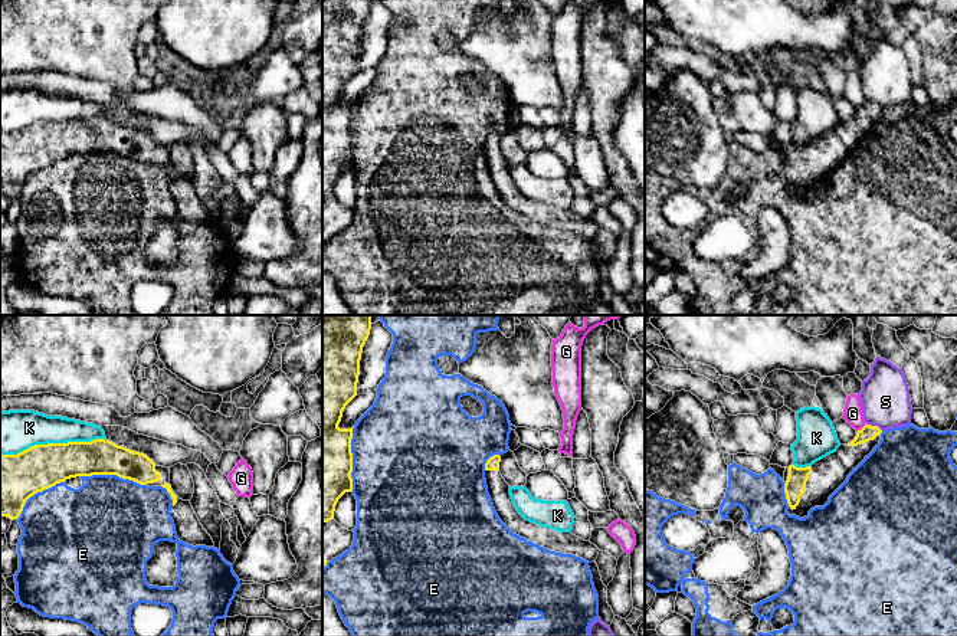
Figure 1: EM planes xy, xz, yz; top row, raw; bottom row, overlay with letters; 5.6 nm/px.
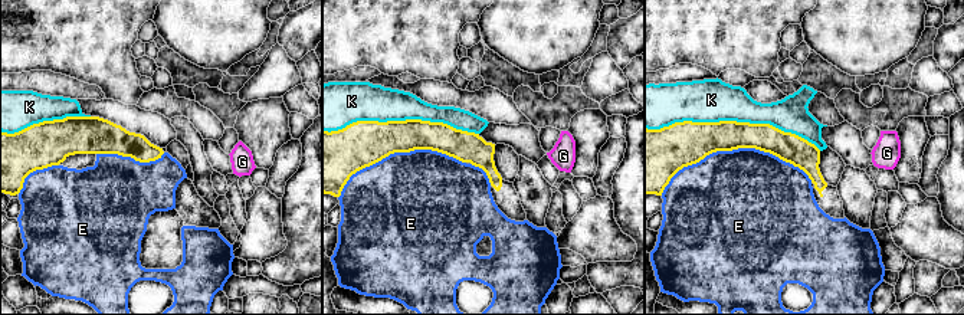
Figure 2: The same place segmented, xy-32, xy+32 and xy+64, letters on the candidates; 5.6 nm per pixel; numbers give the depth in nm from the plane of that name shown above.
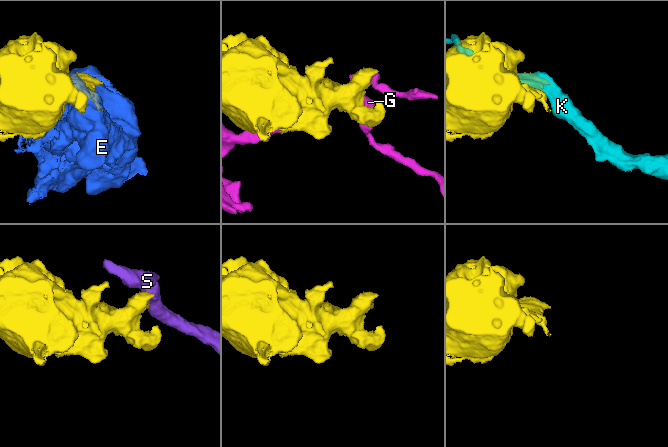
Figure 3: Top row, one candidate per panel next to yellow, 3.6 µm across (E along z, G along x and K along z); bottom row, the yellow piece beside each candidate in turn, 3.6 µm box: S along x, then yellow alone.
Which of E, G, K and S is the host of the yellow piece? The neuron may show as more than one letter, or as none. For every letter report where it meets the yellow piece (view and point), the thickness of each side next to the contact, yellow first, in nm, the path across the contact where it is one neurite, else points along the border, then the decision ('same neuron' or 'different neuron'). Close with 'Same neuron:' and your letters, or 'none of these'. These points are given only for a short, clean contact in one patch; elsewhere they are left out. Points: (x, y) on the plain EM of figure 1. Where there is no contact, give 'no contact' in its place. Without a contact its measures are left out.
E: xy (114, 151) | 200/480 nm | different neuron
G: yz (862, 105) | 90/110 nm | different neuron
K: xy (52, 121) | 260/240 nm | different neuron
S: yz (874, 104) | 90/280 nm | along yz (865, 100), (881, 108) | different neuron
Same neuron: none of these

